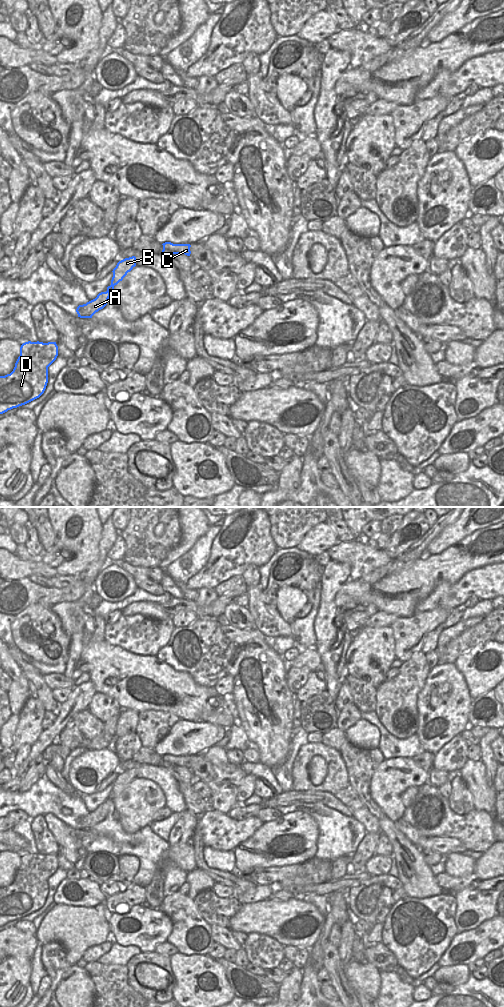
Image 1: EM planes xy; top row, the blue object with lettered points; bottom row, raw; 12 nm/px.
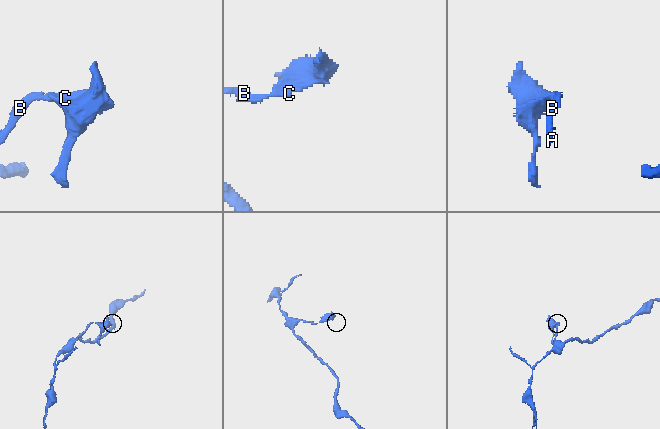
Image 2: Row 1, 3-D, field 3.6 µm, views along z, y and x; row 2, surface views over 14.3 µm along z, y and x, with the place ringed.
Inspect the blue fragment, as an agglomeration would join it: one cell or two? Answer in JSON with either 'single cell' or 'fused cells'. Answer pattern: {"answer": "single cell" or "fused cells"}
{"answer": "single cell"}

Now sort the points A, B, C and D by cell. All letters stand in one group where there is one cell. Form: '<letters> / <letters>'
A B C D

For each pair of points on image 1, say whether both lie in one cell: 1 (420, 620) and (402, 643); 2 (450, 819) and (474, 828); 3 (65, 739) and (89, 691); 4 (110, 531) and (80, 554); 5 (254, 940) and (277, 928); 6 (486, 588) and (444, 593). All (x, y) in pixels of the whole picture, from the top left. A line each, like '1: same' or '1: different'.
1: same
2: same
3: different
4: different
5: different
6: same

